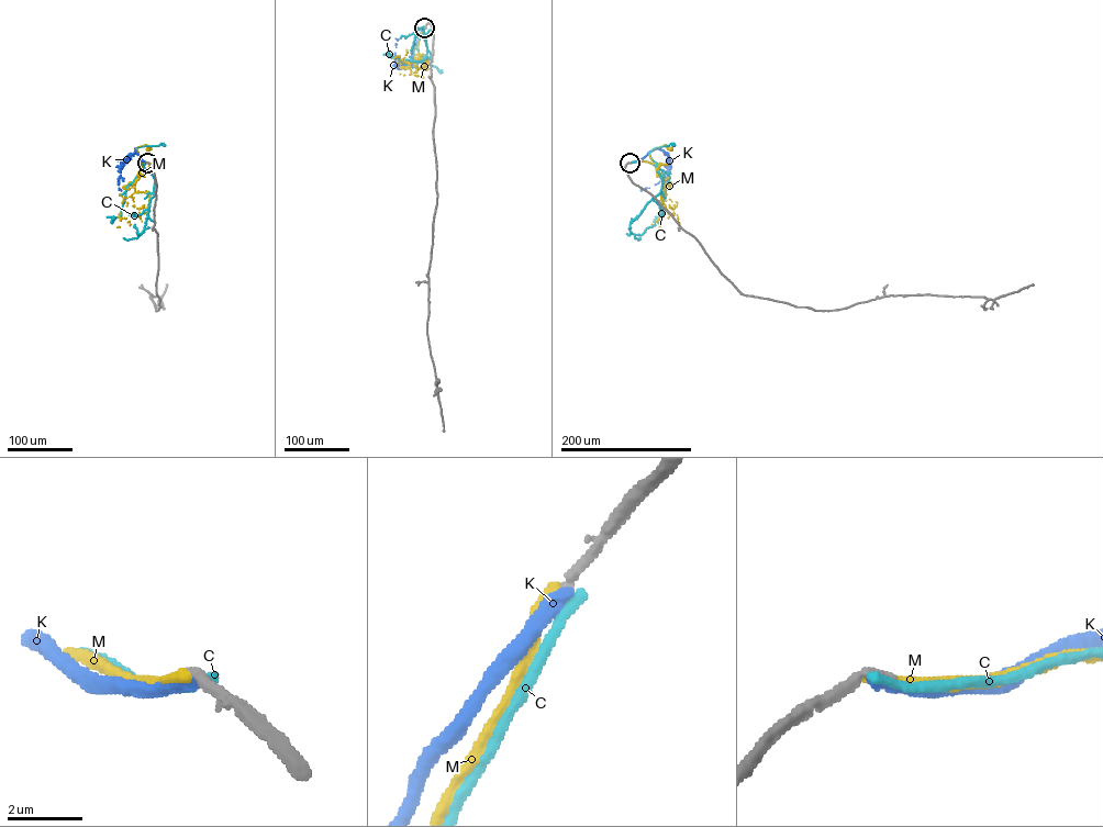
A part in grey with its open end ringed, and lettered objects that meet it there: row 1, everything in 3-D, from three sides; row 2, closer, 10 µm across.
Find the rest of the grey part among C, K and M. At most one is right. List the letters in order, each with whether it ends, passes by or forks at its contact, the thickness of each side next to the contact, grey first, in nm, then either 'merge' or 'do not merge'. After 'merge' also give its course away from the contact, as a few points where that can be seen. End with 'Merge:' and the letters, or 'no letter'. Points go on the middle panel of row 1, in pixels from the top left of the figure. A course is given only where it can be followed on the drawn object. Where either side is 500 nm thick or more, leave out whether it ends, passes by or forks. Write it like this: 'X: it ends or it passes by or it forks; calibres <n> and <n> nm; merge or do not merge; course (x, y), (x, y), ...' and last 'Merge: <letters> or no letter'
C: it ends; calibres 320 and 320 nm; do not merge
K: it ends; calibres 340 and 400 nm; do not merge
M: it ends; calibres 340 and 300 nm; do not merge
Merge: no letter

